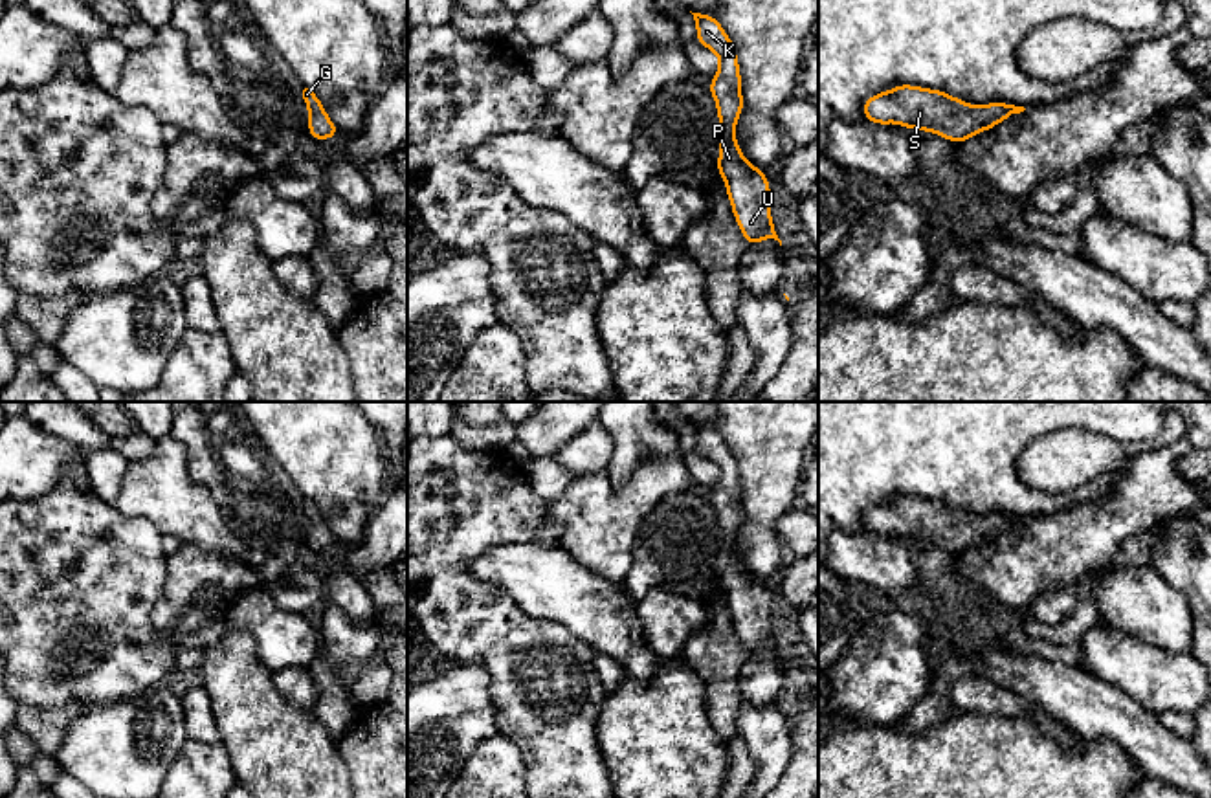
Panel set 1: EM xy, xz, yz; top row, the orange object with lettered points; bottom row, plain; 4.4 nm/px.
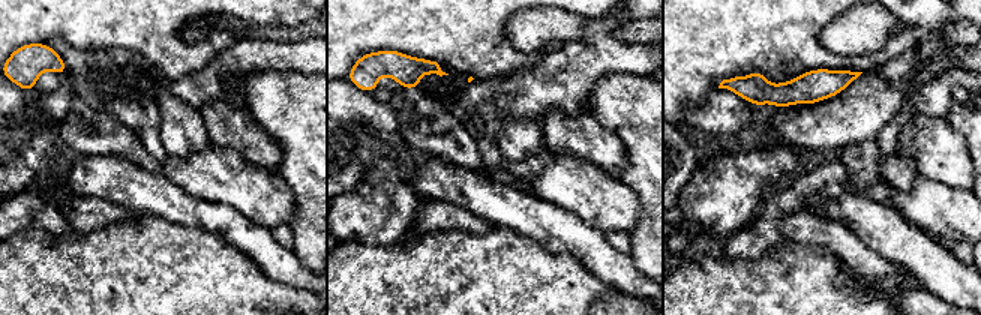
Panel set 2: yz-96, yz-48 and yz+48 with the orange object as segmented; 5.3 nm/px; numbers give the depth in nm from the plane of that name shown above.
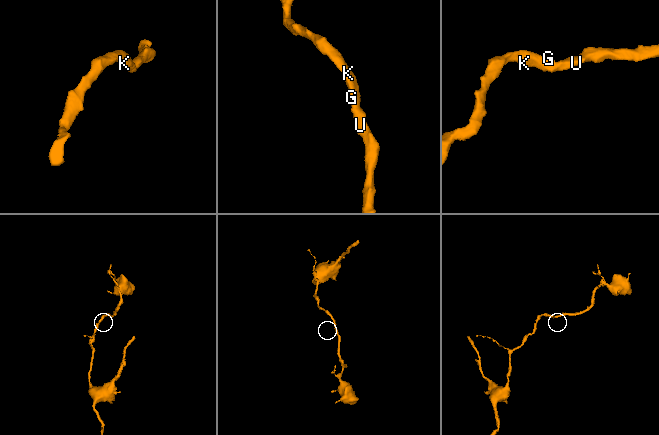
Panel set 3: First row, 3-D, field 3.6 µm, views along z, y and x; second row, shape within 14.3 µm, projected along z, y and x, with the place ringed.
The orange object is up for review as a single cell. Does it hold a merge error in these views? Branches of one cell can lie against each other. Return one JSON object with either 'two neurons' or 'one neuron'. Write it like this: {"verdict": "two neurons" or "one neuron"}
{"verdict": "one neuron"}

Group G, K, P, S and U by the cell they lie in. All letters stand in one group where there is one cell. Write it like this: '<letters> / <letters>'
G K P S U

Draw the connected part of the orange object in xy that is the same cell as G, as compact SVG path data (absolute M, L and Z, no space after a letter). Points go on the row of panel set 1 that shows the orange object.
M303 90L303 99L308 108L308 136L316 141L341 136L338 127L330 121L319 97L310 90Z

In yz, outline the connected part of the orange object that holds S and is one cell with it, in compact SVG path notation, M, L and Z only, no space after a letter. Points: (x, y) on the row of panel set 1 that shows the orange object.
M897 84L890 92L870 95L862 105L866 123L899 123L906 130L934 132L958 145L1024 110L998 101L983 106L967 105L943 90L912 84Z

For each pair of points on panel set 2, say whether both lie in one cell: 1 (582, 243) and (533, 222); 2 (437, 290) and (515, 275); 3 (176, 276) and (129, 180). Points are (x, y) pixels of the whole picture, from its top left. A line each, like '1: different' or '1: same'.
1: same
2: same
3: different

